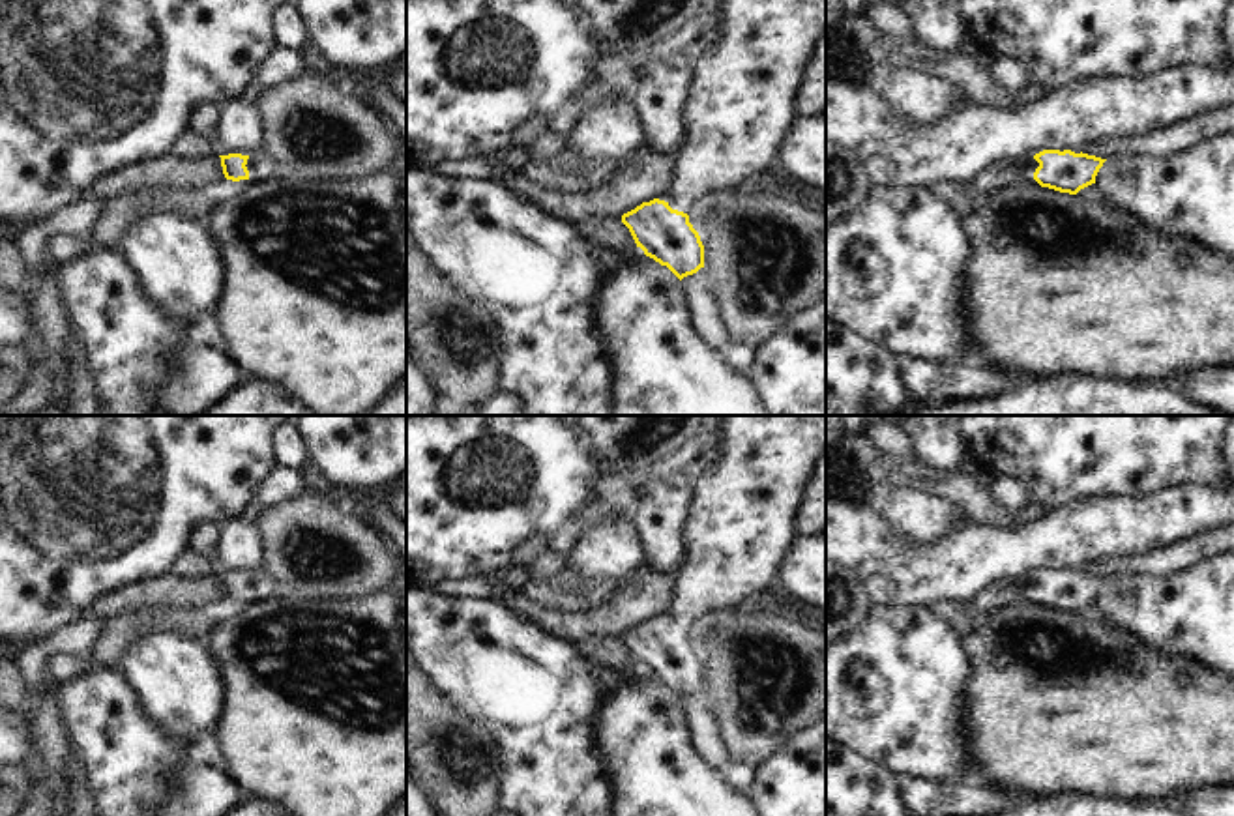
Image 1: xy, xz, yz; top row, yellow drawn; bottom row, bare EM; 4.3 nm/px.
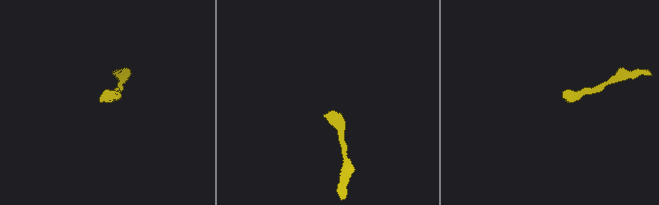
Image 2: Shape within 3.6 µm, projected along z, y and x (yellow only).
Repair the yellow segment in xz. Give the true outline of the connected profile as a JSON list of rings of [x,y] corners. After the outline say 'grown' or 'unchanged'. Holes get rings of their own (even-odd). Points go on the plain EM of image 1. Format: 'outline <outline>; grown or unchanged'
outline [[[721,415],[719,457],[693,487],[693,498],[683,528],[685,558],[678,567],[672,599],[665,616],[642,621],[622,634],[637,666],[661,685],[667,685],[680,700],[704,687],[704,664],[689,642],[689,634],[713,610],[743,606],[779,584],[779,567],[788,554],[798,532],[794,517],[801,505],[801,492],[826,455],[826,415]]]; grown

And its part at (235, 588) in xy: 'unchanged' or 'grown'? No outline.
grown

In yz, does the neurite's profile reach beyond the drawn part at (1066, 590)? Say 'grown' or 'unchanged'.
grown

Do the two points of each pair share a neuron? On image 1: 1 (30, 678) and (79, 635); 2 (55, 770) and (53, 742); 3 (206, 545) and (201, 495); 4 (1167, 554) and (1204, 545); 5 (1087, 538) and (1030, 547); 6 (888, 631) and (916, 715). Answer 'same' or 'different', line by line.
1: same
2: same
3: different
4: same
5: same
6: same

